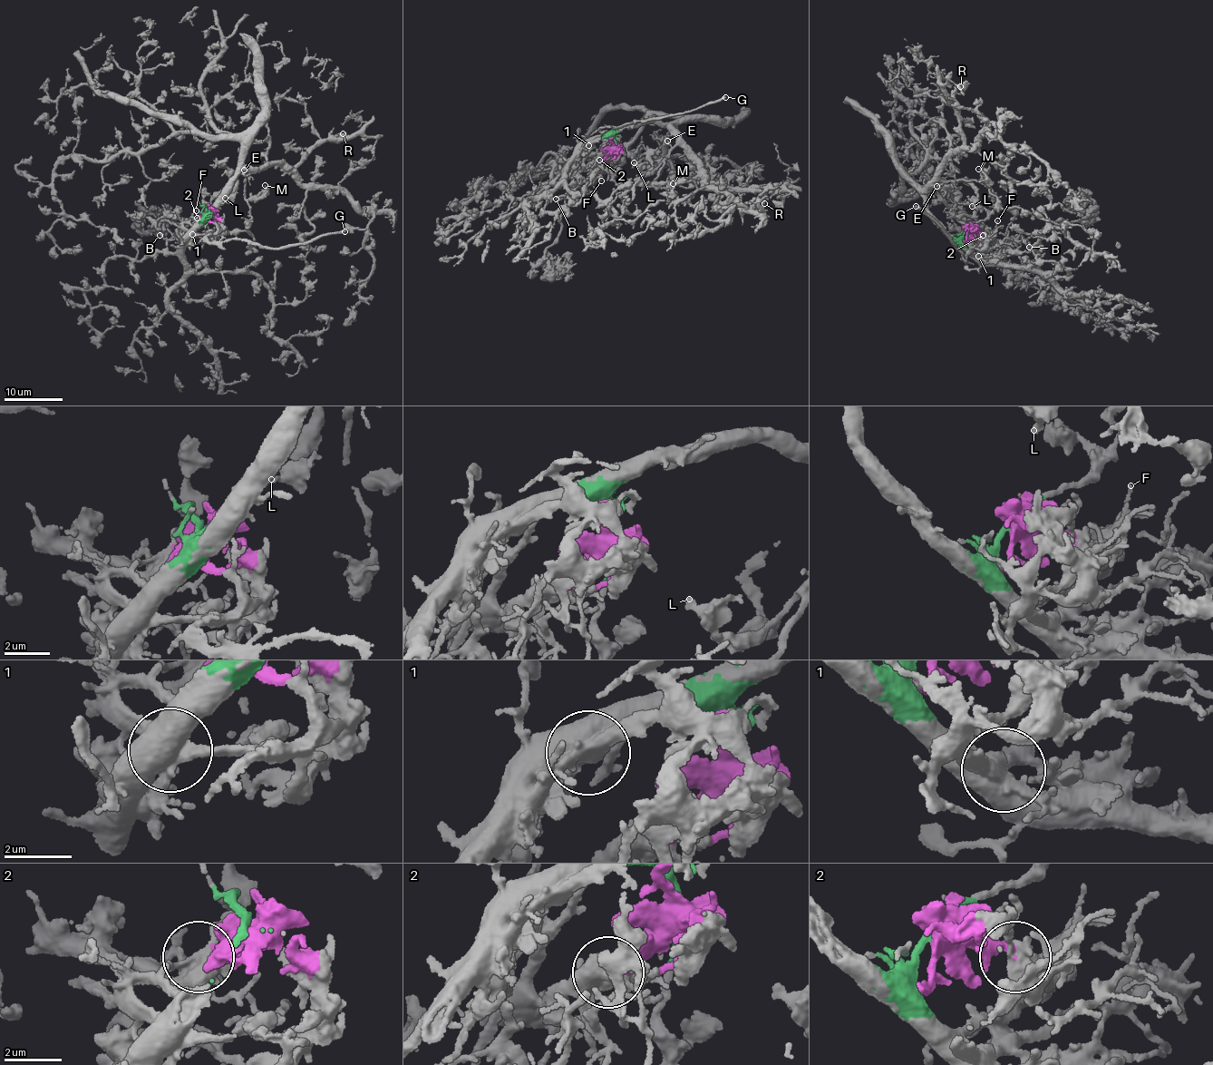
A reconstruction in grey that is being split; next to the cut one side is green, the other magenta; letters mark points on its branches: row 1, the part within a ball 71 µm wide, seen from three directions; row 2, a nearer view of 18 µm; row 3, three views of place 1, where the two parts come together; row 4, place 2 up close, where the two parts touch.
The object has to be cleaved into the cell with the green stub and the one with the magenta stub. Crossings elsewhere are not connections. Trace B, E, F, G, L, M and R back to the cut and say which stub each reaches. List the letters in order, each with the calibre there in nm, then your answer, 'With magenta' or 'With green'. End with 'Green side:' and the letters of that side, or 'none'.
B: Thickness 240 nm. With magenta
E: Thickness 140 nm. With green
F: Thickness 140 nm. With magenta
G: Thickness 280 nm. With magenta
L: Thickness 360 nm. With green
M: Thickness 280 nm. With green
R: Thickness 340 nm. With green
Green side: E, L, M, R

